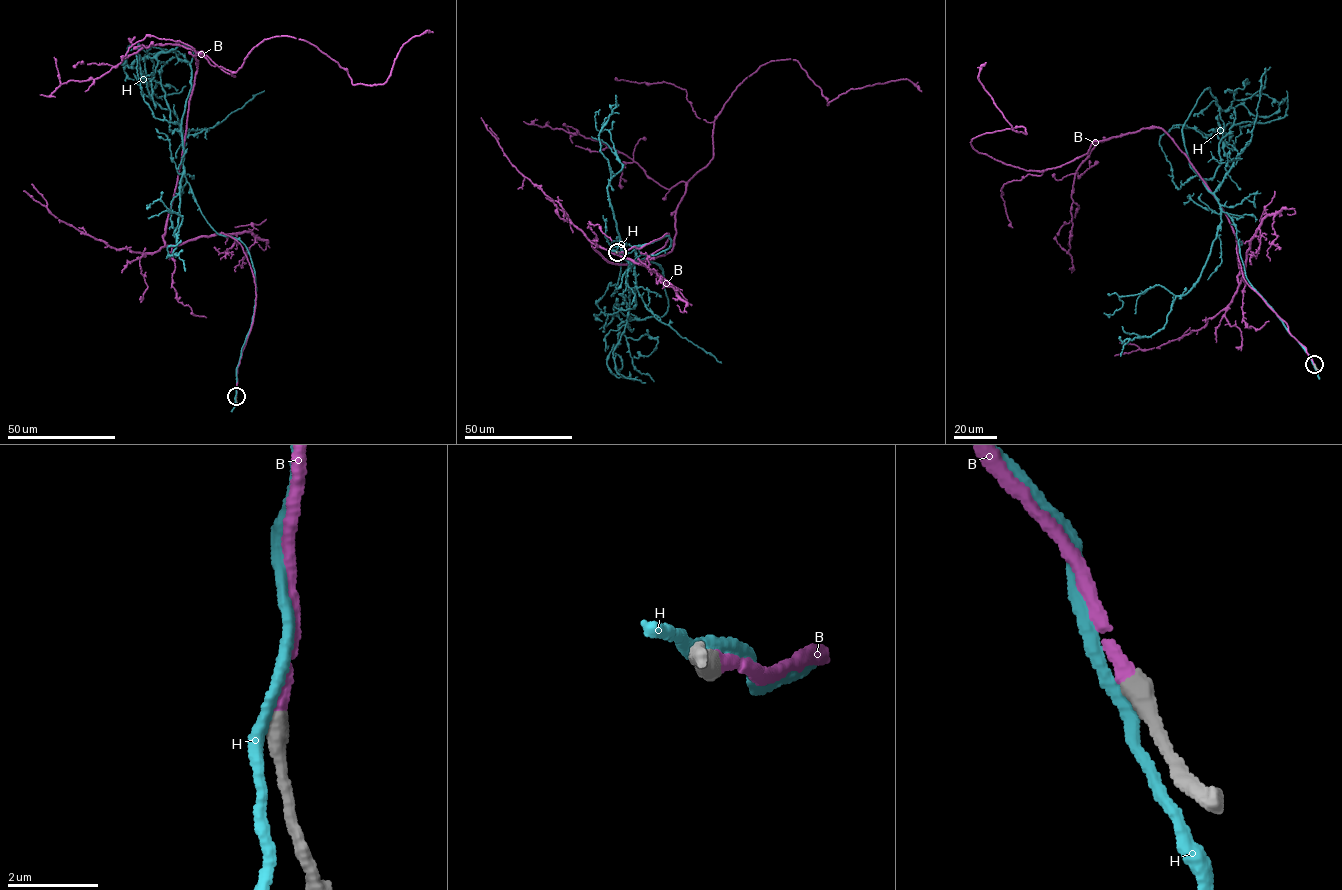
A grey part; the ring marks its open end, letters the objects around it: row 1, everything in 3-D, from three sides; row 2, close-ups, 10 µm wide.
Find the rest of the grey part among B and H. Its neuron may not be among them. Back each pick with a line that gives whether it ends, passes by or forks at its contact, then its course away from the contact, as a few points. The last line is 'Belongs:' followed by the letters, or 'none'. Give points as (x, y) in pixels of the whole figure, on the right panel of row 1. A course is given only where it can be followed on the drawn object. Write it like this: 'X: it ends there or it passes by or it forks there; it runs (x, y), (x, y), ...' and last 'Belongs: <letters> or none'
B: it ends there; it runs (1314, 364), (1160, 128), (1040, 171), (973, 148), (1026, 134), (986, 62)
Belongs: B

